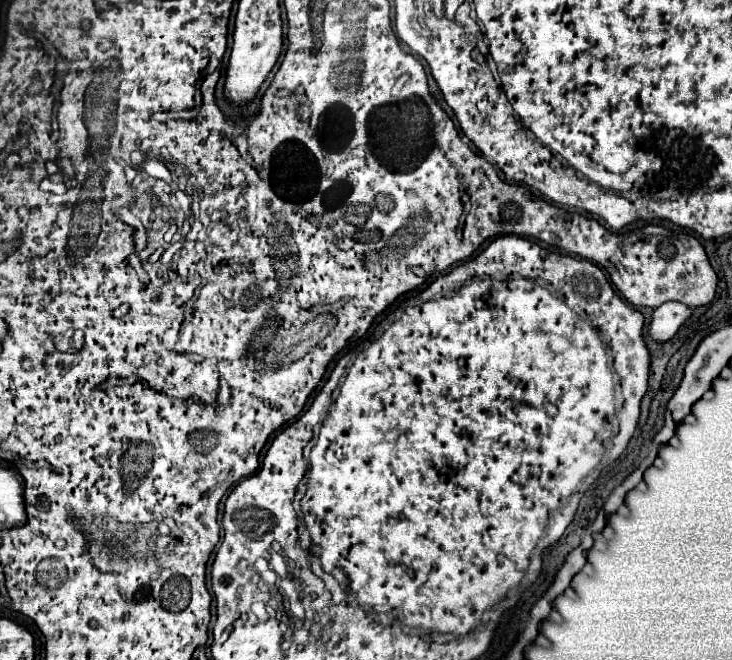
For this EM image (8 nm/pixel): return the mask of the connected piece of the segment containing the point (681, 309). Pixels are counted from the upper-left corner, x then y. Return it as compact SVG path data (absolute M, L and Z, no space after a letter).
M661 304L653 312L651 324L649 324L649 336L655 342L667 342L675 336L675 332L681 328L681 324L691 316L691 310L685 308L685 304Z

